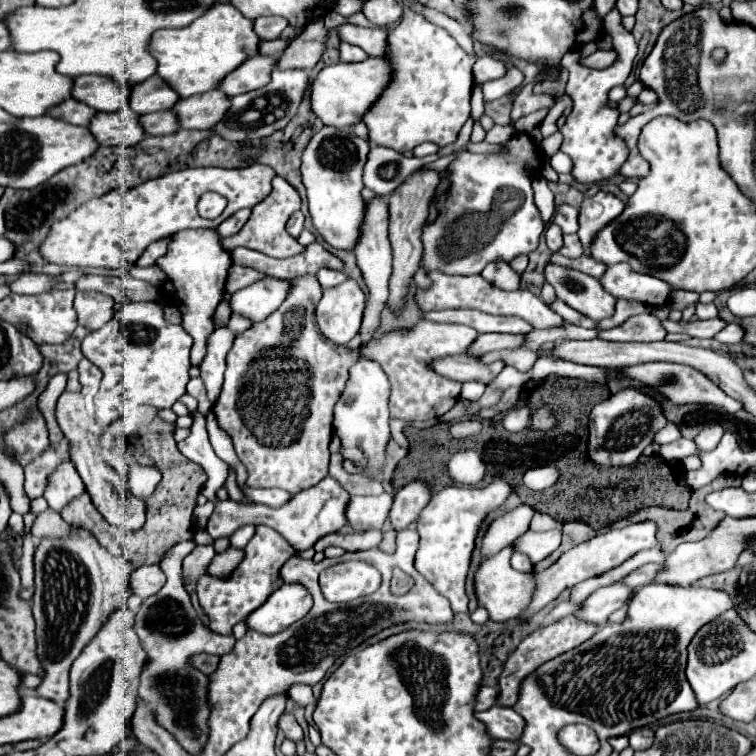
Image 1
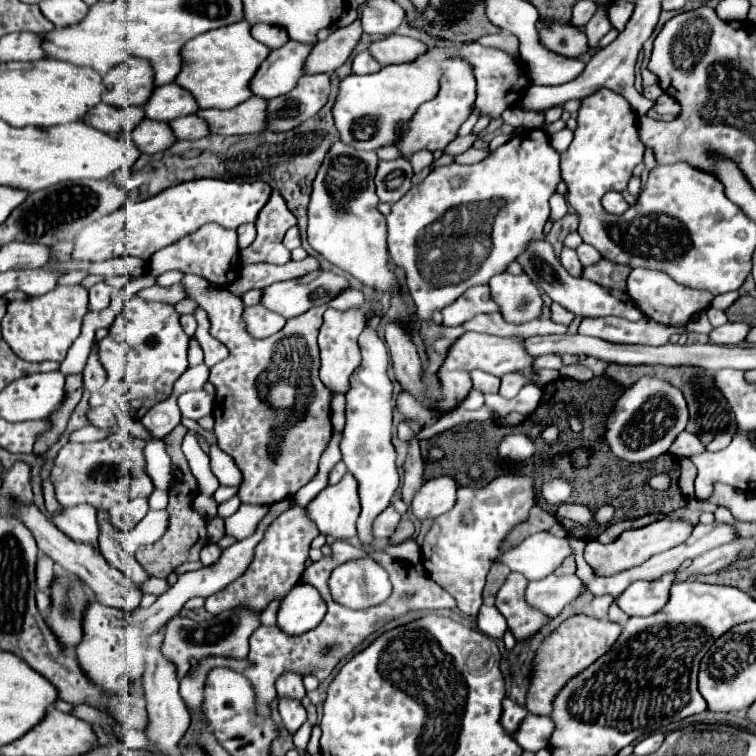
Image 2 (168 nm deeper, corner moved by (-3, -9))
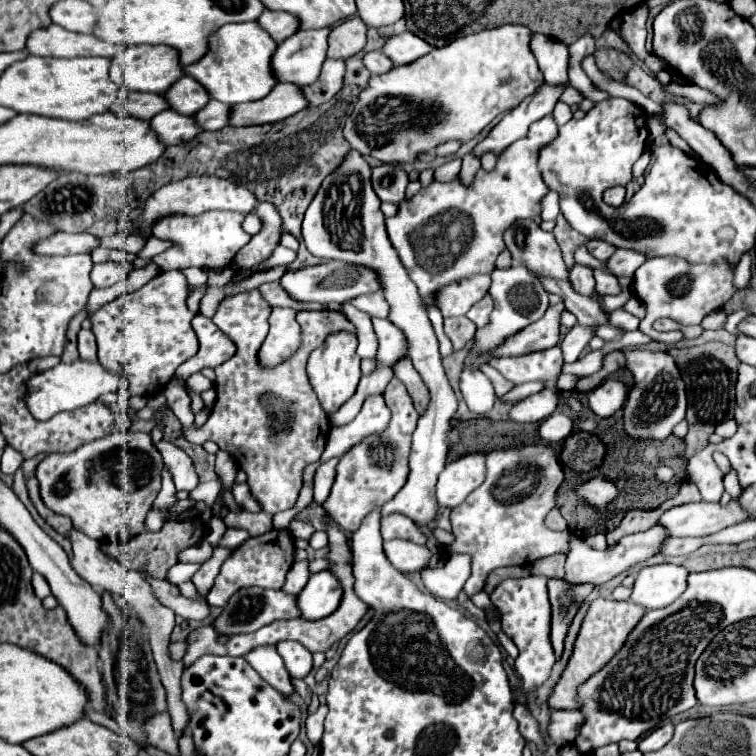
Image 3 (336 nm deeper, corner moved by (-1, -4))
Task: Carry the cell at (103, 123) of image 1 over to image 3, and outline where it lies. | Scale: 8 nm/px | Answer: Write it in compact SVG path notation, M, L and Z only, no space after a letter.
M165 110L157 116L153 116L149 120L149 124L151 124L153 132L157 132L159 140L167 146L187 142L201 132L201 128L197 128L193 116L183 116L173 110Z

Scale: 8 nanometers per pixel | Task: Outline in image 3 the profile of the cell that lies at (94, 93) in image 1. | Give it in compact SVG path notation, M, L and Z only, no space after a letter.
M127 46L117 62L123 72L123 88L133 92L163 94L183 76L177 50L169 46Z

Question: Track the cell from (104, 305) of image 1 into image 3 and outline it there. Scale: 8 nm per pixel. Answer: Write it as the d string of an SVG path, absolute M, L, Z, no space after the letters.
M113 262L95 264L93 272L91 272L91 280L93 280L95 288L109 288L117 280L121 280L123 274L127 274L131 270L133 270L133 264L129 264L129 262L123 262L123 264L113 264Z

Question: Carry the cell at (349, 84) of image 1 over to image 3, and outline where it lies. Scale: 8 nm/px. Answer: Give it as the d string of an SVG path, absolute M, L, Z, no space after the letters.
M507 24L453 40L445 48L433 48L419 60L395 66L381 76L371 76L367 86L361 90L349 120L345 122L343 136L351 148L361 154L369 154L381 162L405 162L415 160L417 152L431 150L447 140L467 142L475 138L493 118L501 112L515 108L525 96L533 94L541 84L543 76L537 68L537 60L529 50L531 30L521 24Z

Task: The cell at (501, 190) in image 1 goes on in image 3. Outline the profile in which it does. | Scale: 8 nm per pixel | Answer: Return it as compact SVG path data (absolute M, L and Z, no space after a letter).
M549 114L537 120L525 138L505 148L491 172L479 168L469 186L461 182L461 176L455 176L451 182L433 180L413 198L401 200L397 214L385 220L389 240L427 304L429 320L441 344L441 356L451 354L453 346L443 332L443 316L435 304L435 292L445 288L445 284L463 280L465 276L491 274L497 256L505 250L505 228L517 220L537 218L541 214L541 200L547 196L549 186L541 180L537 156L543 146L549 146L549 142L557 138L557 134L557 124Z

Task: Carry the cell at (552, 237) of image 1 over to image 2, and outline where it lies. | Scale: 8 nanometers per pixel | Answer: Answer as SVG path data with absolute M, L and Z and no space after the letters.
M563 249L563 253L561 253L559 259L561 259L563 267L565 267L573 277L581 277L581 273L583 273L583 265L581 265L581 261L579 261L579 257L577 257L575 251L571 251L571 249Z

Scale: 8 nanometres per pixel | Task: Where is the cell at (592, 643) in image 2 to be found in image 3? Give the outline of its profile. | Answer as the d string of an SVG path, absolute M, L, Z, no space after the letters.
M597 598L591 602L583 624L579 628L579 634L575 638L575 646L571 652L571 658L559 678L559 682L555 684L553 692L547 698L547 704L551 710L573 710L577 708L575 704L575 690L579 684L583 684L591 674L595 674L599 668L603 668L613 654L623 646L625 636L635 628L635 624L641 620L641 616L647 610L631 604L631 602L615 602L615 600L605 600L605 598Z

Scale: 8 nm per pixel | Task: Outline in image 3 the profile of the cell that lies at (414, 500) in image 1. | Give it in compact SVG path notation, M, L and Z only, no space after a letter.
M467 454L451 464L439 474L437 482L437 504L441 508L459 506L469 492L473 492L485 478L485 456Z

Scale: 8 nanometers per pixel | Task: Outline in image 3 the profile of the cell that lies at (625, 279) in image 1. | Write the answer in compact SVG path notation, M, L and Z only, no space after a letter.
M649 258L633 274L633 290L637 298L645 304L645 318L639 324L639 330L651 336L657 342L675 344L683 338L683 332L659 332L653 328L653 322L659 318L671 318L681 326L699 324L707 314L719 310L735 292L733 288L733 268L727 264L687 264L681 258Z

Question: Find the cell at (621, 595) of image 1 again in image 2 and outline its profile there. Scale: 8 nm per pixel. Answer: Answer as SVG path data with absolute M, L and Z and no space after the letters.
M665 573L657 581L635 581L621 597L617 597L619 607L629 617L647 617L663 609L669 599L669 589L675 583L675 573Z

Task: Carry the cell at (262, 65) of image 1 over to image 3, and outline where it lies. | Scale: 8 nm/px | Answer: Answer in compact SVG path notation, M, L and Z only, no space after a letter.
M331 28L297 30L281 42L271 58L271 72L277 82L297 86L313 84L319 76L321 64L327 58L327 36Z

